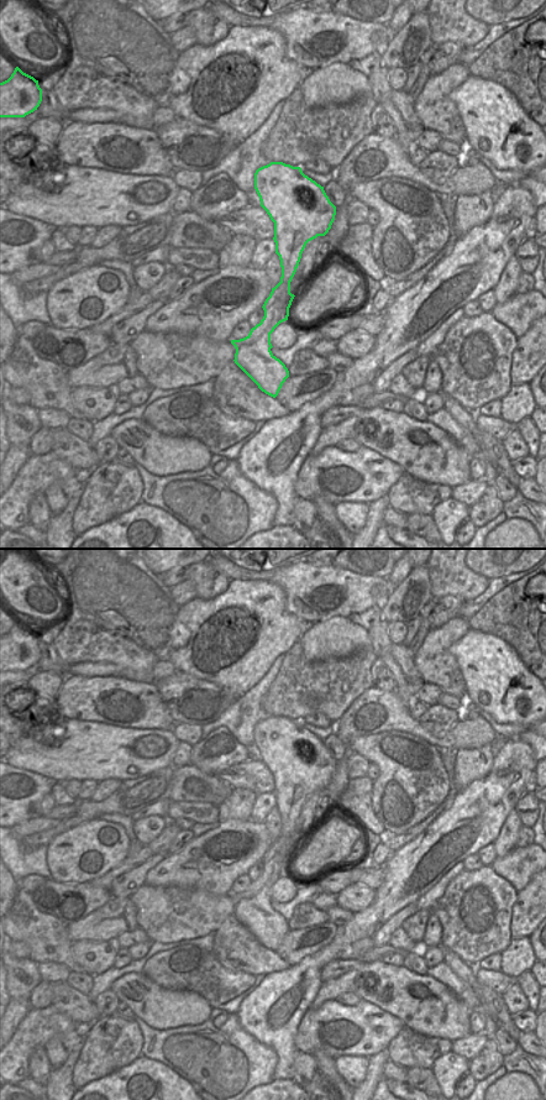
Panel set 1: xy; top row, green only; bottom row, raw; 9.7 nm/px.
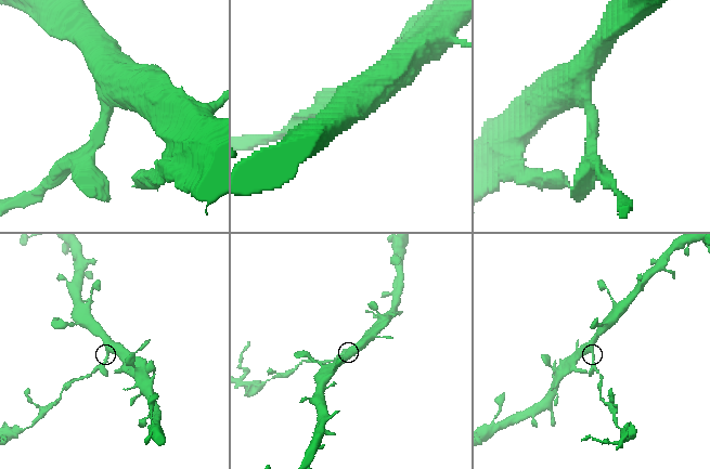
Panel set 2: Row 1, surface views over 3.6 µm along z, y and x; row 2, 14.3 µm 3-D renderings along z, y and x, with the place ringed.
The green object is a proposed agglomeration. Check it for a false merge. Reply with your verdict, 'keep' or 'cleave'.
cleave

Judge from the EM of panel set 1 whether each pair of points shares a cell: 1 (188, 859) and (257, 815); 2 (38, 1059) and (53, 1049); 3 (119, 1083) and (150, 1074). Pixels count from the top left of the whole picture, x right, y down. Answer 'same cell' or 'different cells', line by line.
1: different cells
2: different cells
3: same cell

